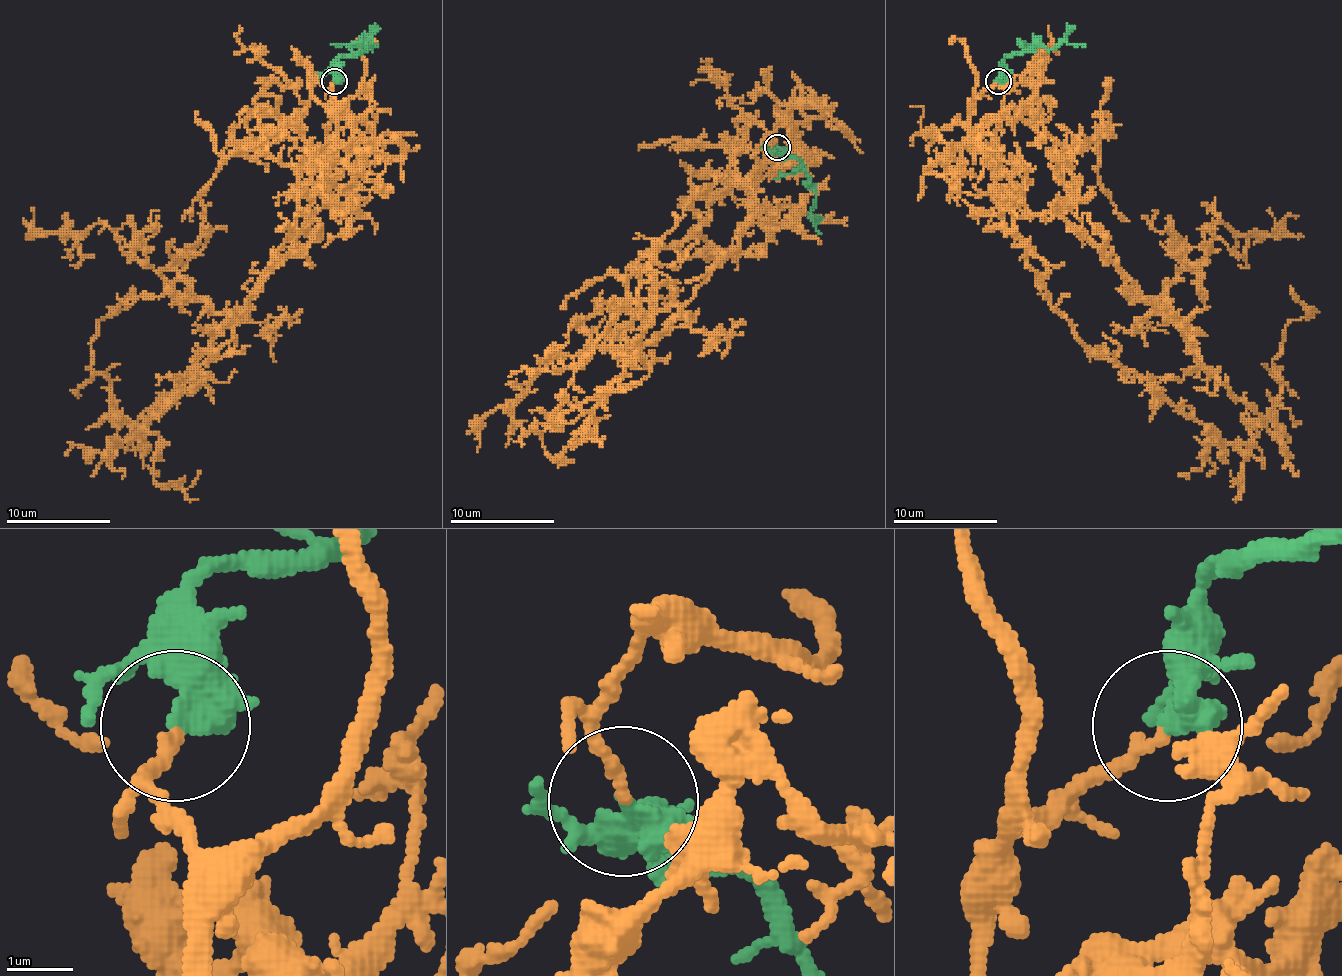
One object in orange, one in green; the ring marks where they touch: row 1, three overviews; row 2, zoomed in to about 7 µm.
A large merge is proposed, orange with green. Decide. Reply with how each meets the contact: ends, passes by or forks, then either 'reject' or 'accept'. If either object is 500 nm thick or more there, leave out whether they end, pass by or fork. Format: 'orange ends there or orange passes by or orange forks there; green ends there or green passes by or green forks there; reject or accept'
orange ends there; green passes by; accept

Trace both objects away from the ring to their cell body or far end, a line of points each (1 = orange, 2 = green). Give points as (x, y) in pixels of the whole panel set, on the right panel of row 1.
1: (999, 80), (970, 106), (970, 143), (1033, 213), (1064, 216), (1262, 424), (1285, 328), (1309, 315), (1290, 286)
2: (999, 80), (1001, 62), (1014, 54), (1038, 46), (1046, 49), (1066, 41), (1085, 46)

